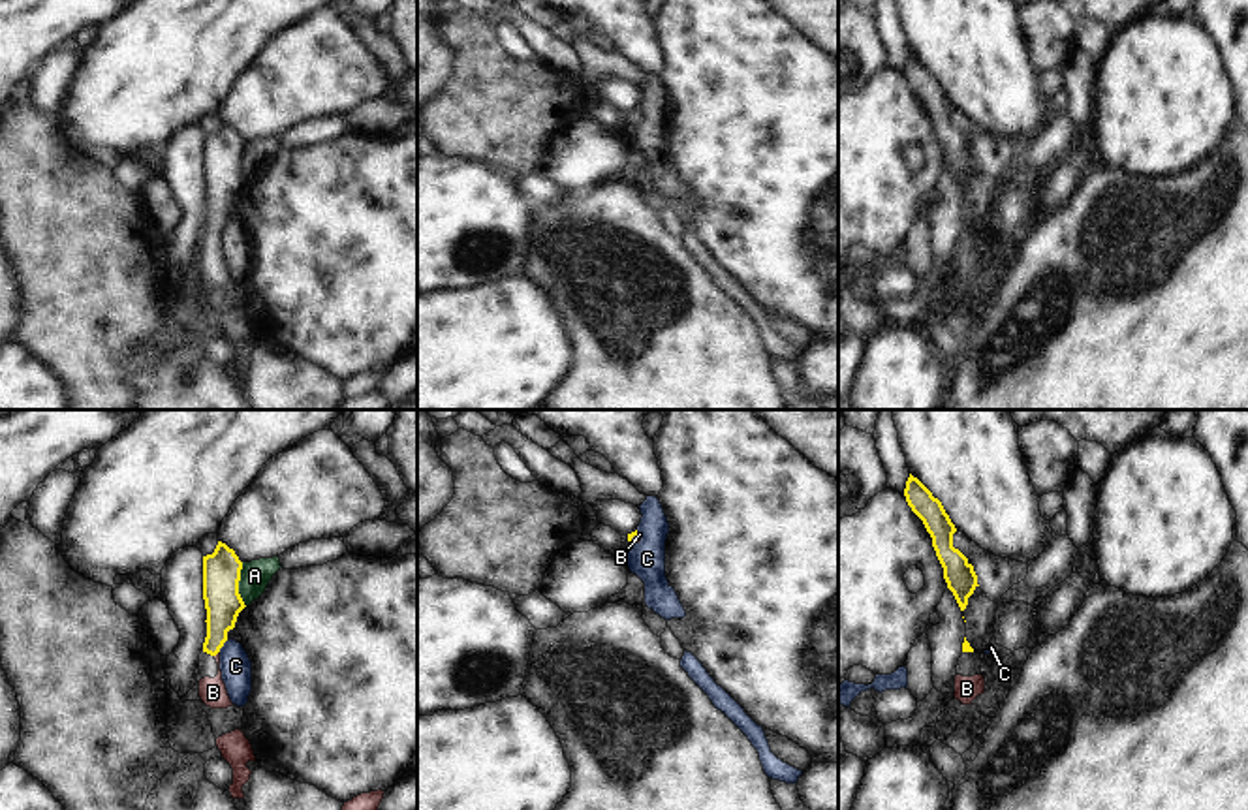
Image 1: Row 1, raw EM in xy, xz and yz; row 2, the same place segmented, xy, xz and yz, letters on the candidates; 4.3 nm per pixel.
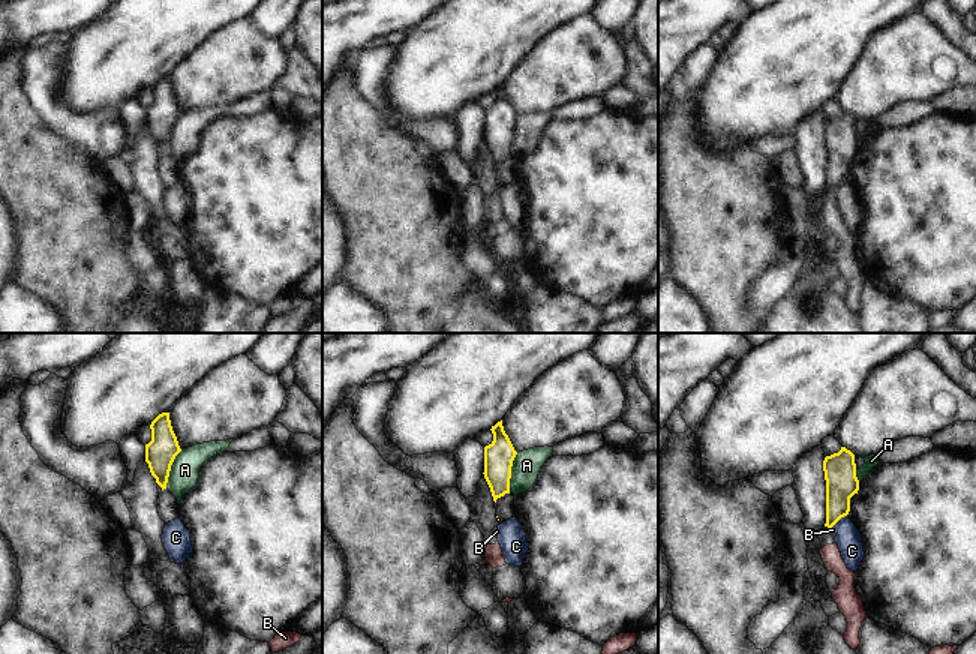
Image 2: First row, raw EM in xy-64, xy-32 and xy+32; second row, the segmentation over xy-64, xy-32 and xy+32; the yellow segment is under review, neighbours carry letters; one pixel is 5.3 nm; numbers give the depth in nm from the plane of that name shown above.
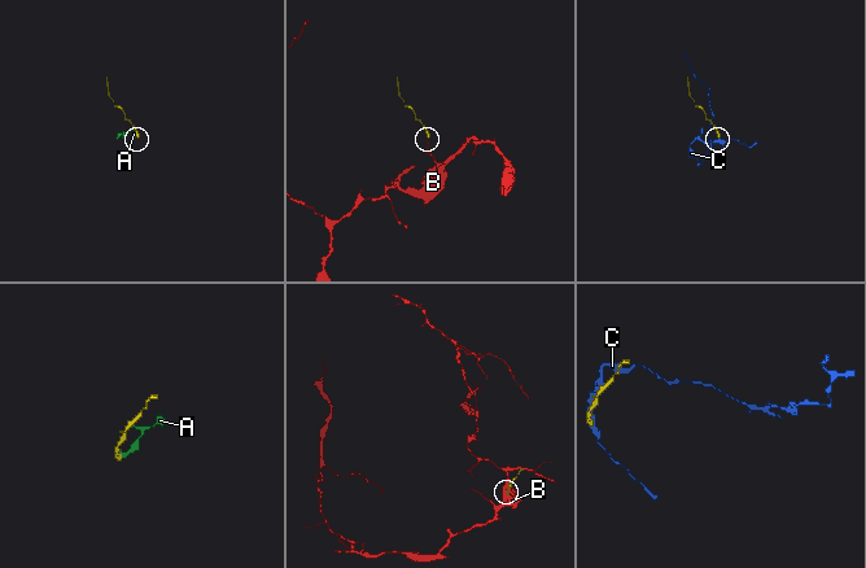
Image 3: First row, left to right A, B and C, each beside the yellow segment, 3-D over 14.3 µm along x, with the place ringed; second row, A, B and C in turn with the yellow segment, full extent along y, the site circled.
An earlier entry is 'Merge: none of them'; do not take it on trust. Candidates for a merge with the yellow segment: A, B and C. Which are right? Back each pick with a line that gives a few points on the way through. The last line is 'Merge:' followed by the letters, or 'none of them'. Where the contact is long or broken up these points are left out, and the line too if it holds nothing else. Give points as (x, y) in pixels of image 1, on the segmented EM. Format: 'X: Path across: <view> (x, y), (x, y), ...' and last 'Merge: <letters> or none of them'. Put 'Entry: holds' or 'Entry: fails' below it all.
B: Path across: xy (222, 600), (217, 653), (218, 677), (213, 692)
Merge: B
Entry: fails

